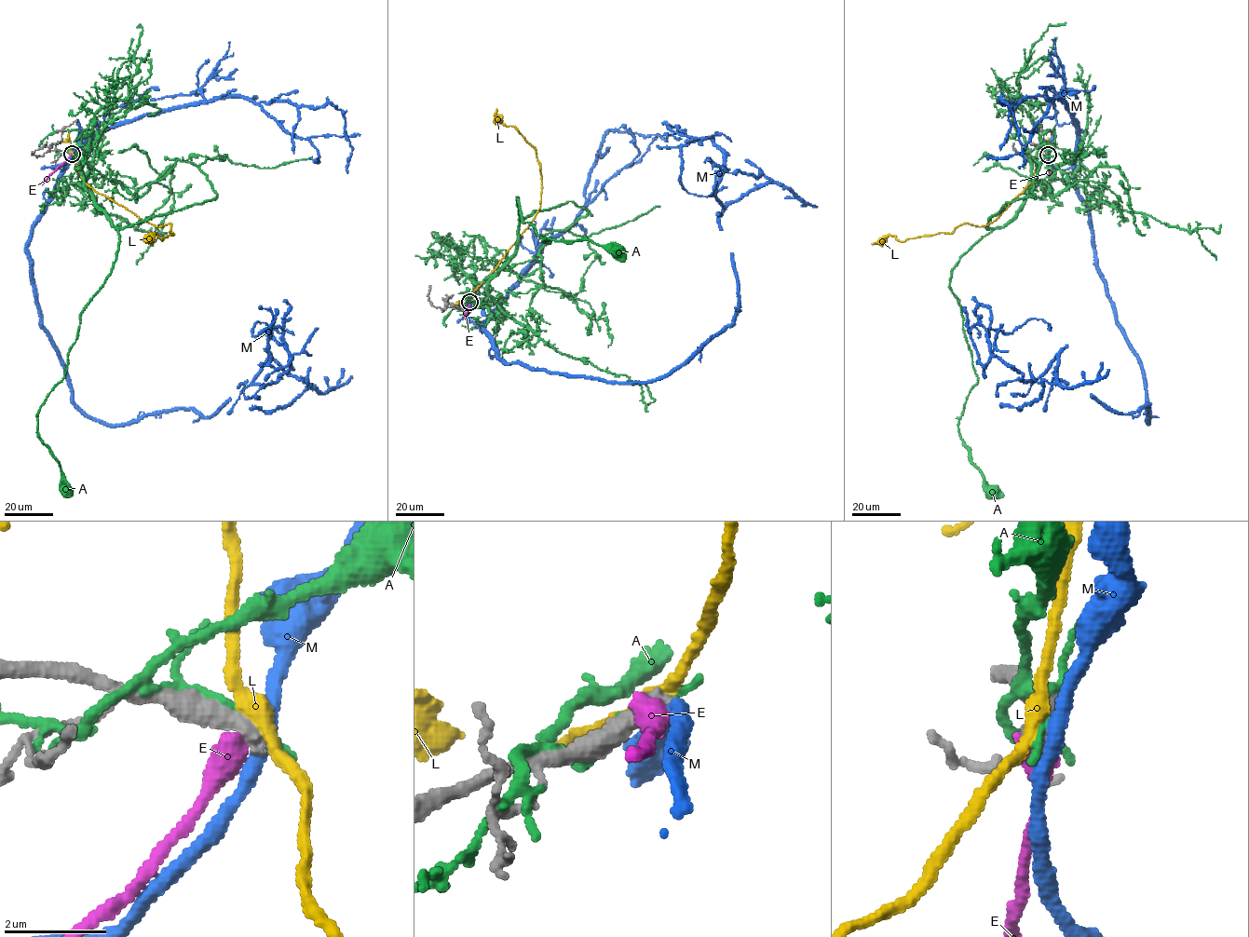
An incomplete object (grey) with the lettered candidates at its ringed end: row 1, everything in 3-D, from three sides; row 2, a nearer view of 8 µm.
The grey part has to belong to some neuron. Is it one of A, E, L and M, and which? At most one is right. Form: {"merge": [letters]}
{"merge": []}

